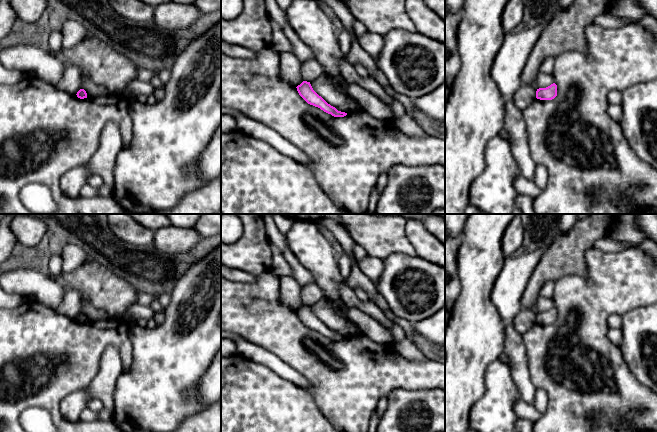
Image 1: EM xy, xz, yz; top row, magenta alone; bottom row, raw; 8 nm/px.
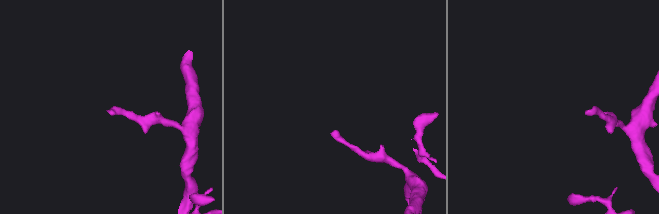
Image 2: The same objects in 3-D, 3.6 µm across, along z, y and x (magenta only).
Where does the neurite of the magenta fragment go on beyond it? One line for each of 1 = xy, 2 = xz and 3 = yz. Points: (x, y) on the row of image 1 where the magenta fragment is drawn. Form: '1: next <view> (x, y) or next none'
1: next none
2: next none
3: next none

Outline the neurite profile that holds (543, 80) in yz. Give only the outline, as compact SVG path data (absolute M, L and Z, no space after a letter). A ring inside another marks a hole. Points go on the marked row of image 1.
M539 73L535 80L535 86L537 89L546 88L553 83L554 83L553 76L545 73Z

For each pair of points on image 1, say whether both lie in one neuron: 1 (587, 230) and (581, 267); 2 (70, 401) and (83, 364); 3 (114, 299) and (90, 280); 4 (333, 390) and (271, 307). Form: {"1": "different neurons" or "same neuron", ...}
{"1": "same neuron", "2": "different neurons", "3": "same neuron", "4": "same neuron"}

